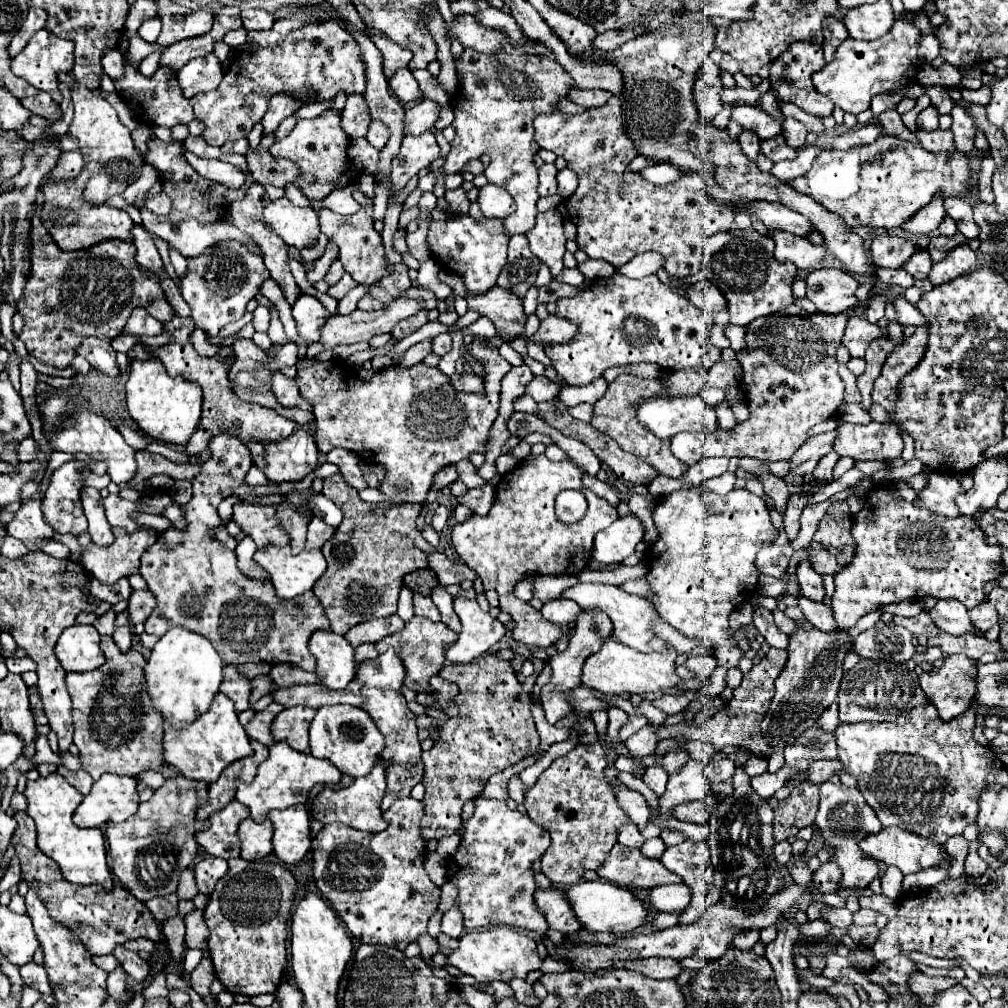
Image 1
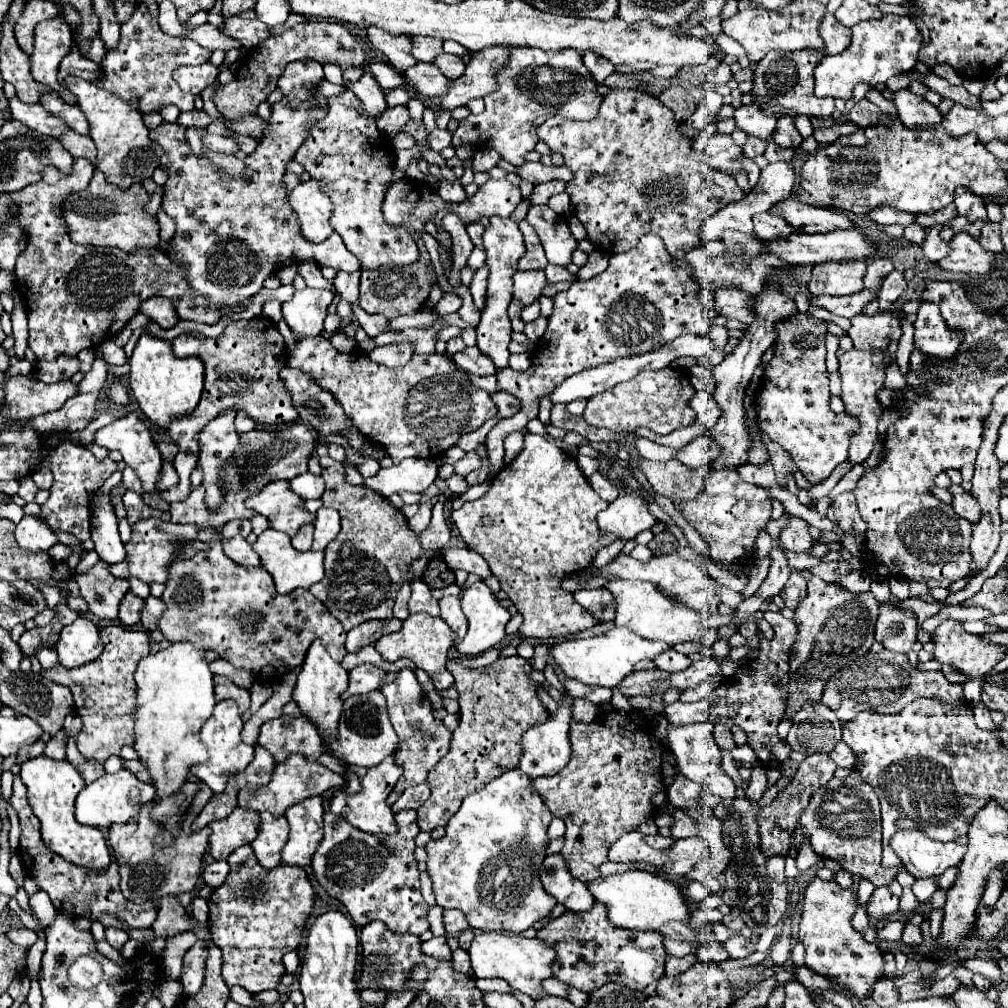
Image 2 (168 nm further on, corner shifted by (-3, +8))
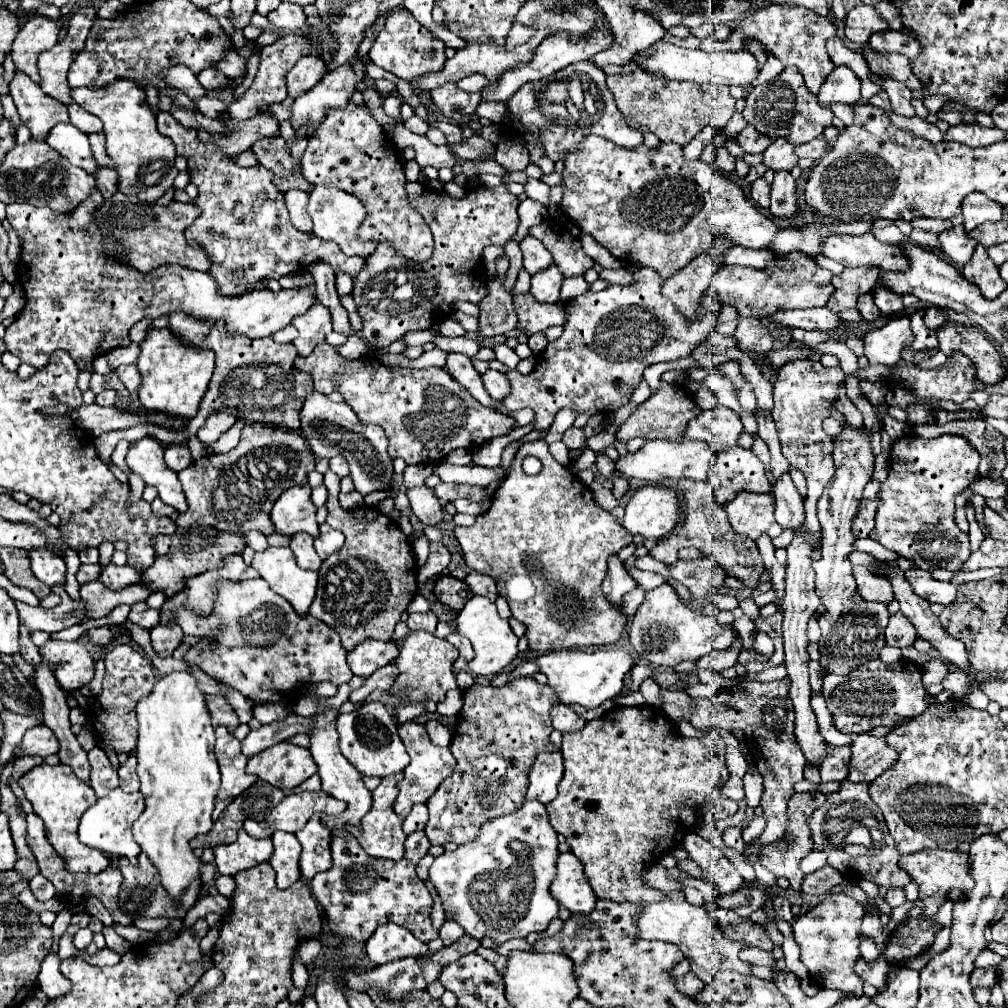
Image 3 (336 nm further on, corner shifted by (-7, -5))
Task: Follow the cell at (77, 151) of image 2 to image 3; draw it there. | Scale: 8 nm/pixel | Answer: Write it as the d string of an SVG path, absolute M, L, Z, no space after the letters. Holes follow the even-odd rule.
M106 166L96 168L96 190L104 198L110 198L116 192L116 182L118 182L118 176L112 168L106 168Z

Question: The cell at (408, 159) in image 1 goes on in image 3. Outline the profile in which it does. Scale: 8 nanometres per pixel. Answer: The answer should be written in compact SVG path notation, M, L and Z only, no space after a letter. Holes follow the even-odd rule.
M470 136L470 138L464 138L460 144L448 144L448 146L450 146L450 152L460 160L474 160L478 156L494 152L494 144L480 136Z

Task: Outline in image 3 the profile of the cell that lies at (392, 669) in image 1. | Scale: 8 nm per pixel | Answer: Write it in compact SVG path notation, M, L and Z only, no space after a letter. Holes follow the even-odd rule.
M404 722L398 726L398 734L406 746L406 752L410 754L410 764L404 768L404 780L400 784L400 794L394 802L394 812L398 816L406 816L414 804L418 802L426 802L436 788L454 772L456 760L450 752L450 748L442 748L432 744L432 740L428 738L428 732L424 728L424 724L416 724L416 722Z

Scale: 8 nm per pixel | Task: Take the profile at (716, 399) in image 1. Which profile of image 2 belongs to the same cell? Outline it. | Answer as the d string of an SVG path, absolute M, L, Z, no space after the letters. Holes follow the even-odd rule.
M694 365L690 367L690 381L696 391L706 391L712 393L716 389L716 381L712 379L712 369L706 365Z

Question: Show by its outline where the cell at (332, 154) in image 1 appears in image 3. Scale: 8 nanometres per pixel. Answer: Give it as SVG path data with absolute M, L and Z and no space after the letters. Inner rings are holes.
M350 102L342 110L328 112L302 156L302 176L314 186L322 184L340 188L364 204L366 218L360 224L358 240L376 244L388 242L398 256L418 264L430 260L434 248L432 232L408 204L404 192L406 178L398 148L366 108Z

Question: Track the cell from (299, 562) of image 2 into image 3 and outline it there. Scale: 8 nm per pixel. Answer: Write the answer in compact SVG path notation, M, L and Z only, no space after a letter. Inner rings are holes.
M266 548L264 552L256 552L254 560L252 560L252 568L270 584L270 588L284 596L296 612L306 614L314 596L316 596L316 586L318 586L318 572L316 570L304 570L296 564L296 558L292 554L290 548Z

